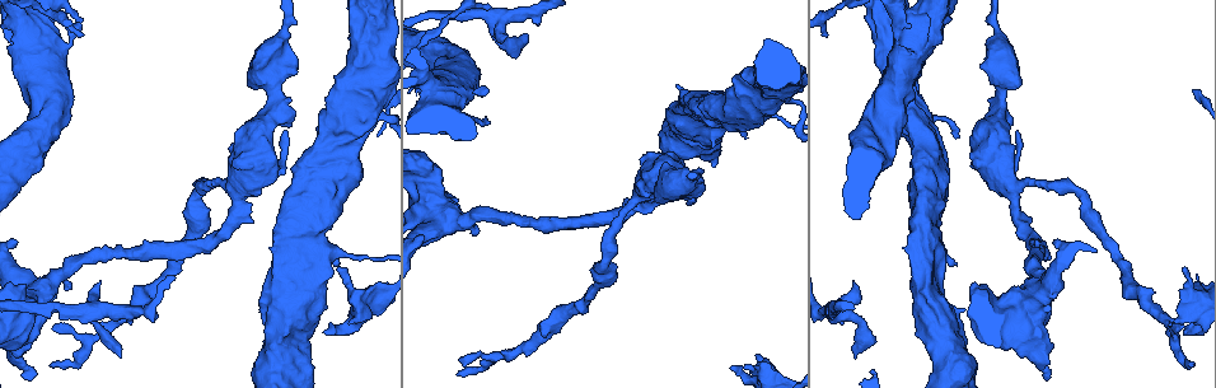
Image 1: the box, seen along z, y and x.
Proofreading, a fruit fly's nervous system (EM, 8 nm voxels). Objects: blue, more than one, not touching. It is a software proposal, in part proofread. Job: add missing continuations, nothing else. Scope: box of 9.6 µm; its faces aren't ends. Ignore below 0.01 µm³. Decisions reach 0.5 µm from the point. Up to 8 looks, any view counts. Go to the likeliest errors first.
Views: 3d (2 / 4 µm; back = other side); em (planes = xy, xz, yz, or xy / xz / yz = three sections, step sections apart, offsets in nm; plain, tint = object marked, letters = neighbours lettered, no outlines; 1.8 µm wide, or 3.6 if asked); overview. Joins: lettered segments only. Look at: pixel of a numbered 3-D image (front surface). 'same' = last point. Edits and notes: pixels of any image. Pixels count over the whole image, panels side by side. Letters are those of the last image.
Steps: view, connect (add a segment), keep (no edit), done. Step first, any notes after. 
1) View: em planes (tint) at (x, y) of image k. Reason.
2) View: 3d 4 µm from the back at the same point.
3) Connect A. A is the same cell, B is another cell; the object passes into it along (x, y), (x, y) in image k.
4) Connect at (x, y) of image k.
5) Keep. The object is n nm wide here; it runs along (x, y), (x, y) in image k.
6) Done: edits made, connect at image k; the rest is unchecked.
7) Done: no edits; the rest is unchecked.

View: em planes (letters) at (120, 357) of image 1. An open end.

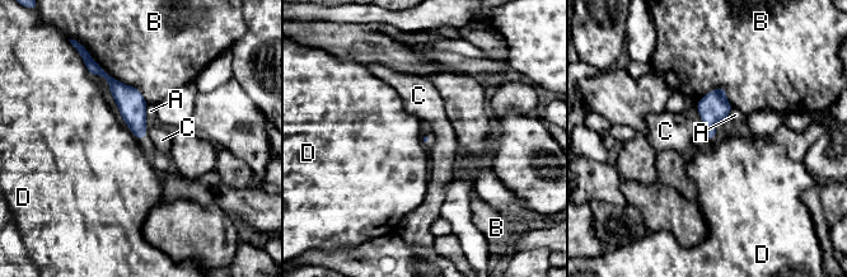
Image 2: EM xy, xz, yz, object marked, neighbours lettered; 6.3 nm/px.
Keep. A, B, C and D are other cells; a border runs along (127, 126), (136, 139) in image 2; none of them fits.

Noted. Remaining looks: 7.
View: em 3.6 µm planes (plain) at (370, 114) of image 1. Thick turns thin.

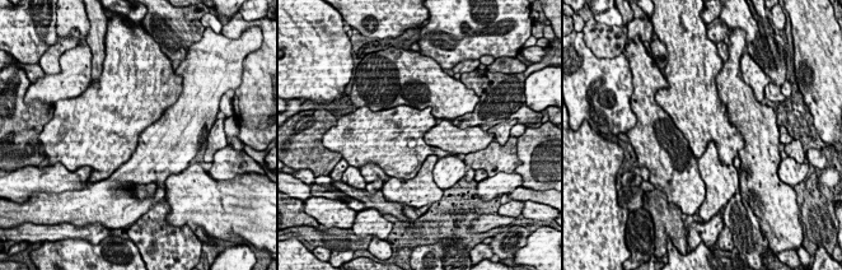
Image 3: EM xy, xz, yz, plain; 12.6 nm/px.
View: em 3.6 µm planes (letters) at the same point.

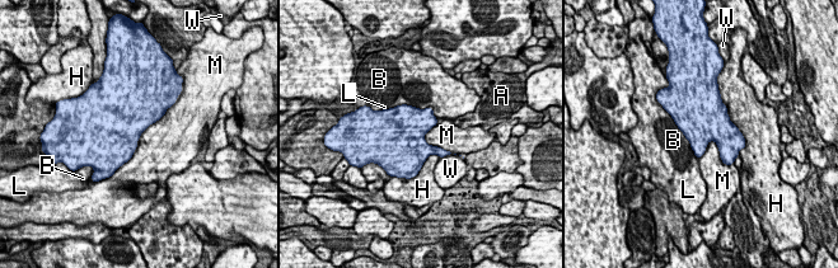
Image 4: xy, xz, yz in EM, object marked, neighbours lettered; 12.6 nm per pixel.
Keep. A, B, H, L, M and W are other cells; a border runs along (171, 106), (115, 170) in image 4; no lettered segment goes on from it.

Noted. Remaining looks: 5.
View: 3d 4 µm at (489, 92) of image 1. An open end.

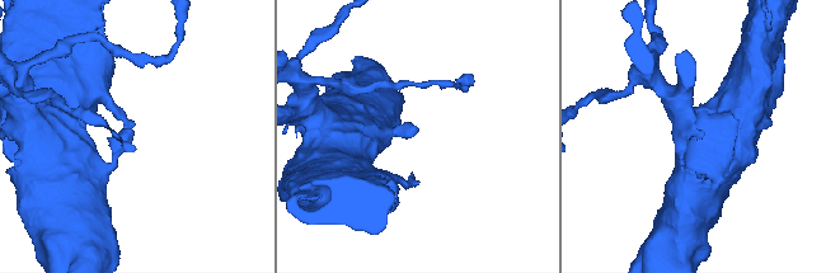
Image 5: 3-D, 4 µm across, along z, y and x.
View: em planes (plain) at (415, 129) of image 5.

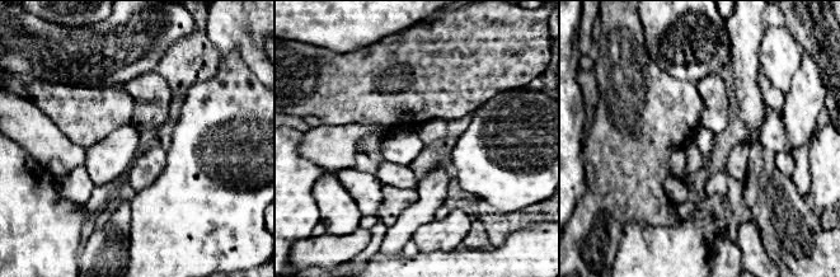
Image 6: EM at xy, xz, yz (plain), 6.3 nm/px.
View: em planes (letters) at the same point. What lies round it.

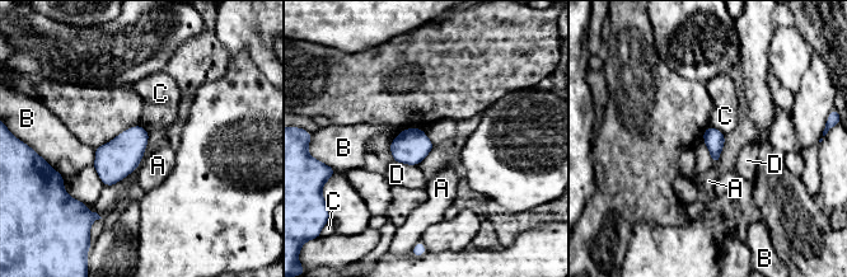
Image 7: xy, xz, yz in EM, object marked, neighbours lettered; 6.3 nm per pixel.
Keep. The longest contact is with D, 160 nm; A, B, C and D are other cells; a border runs along (711, 125), (724, 135) in image 7; none of them fits.

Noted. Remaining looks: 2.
Done: no edits; the rest is unchecked.

